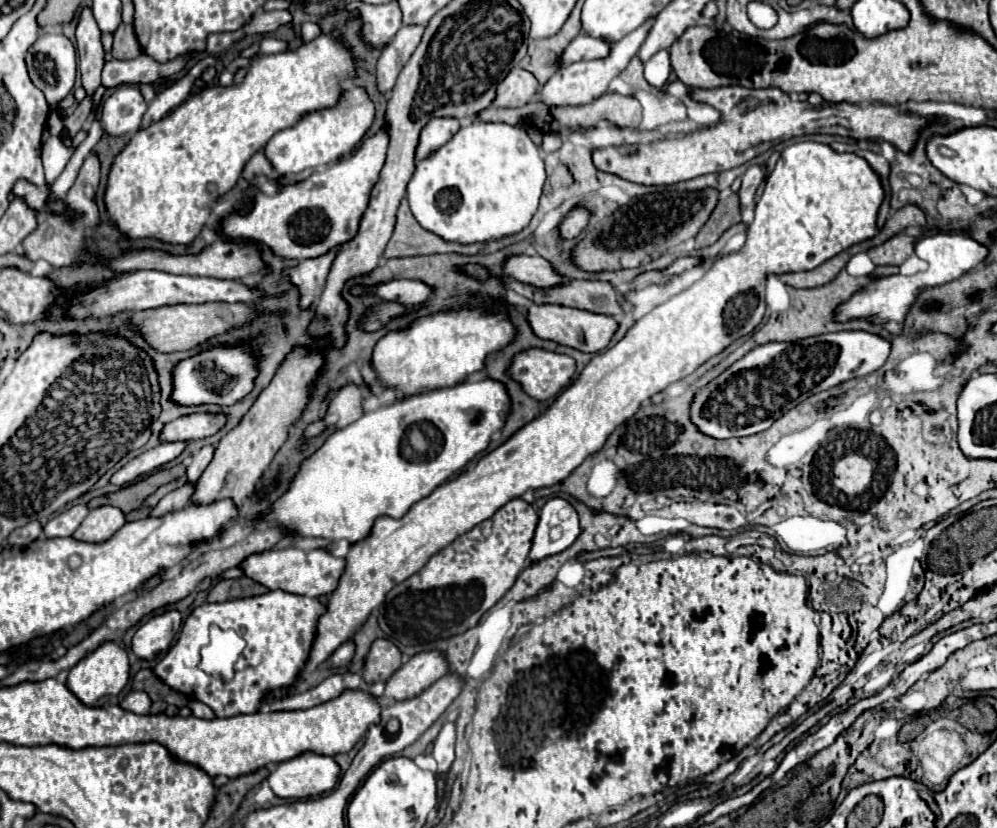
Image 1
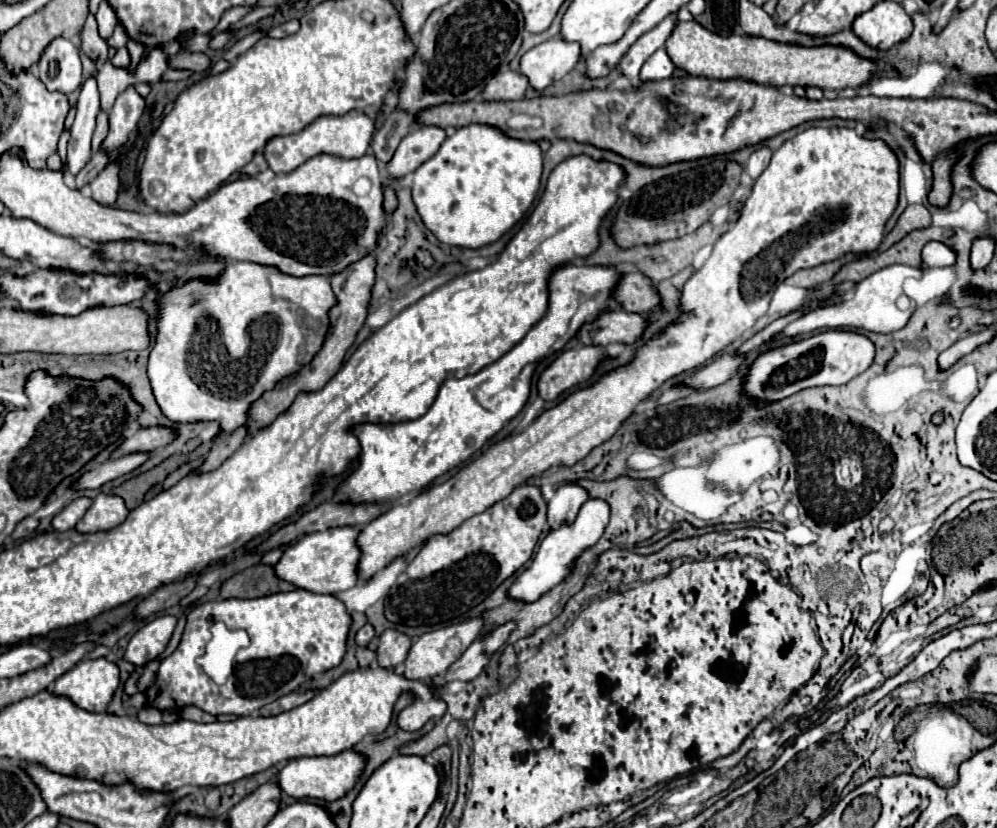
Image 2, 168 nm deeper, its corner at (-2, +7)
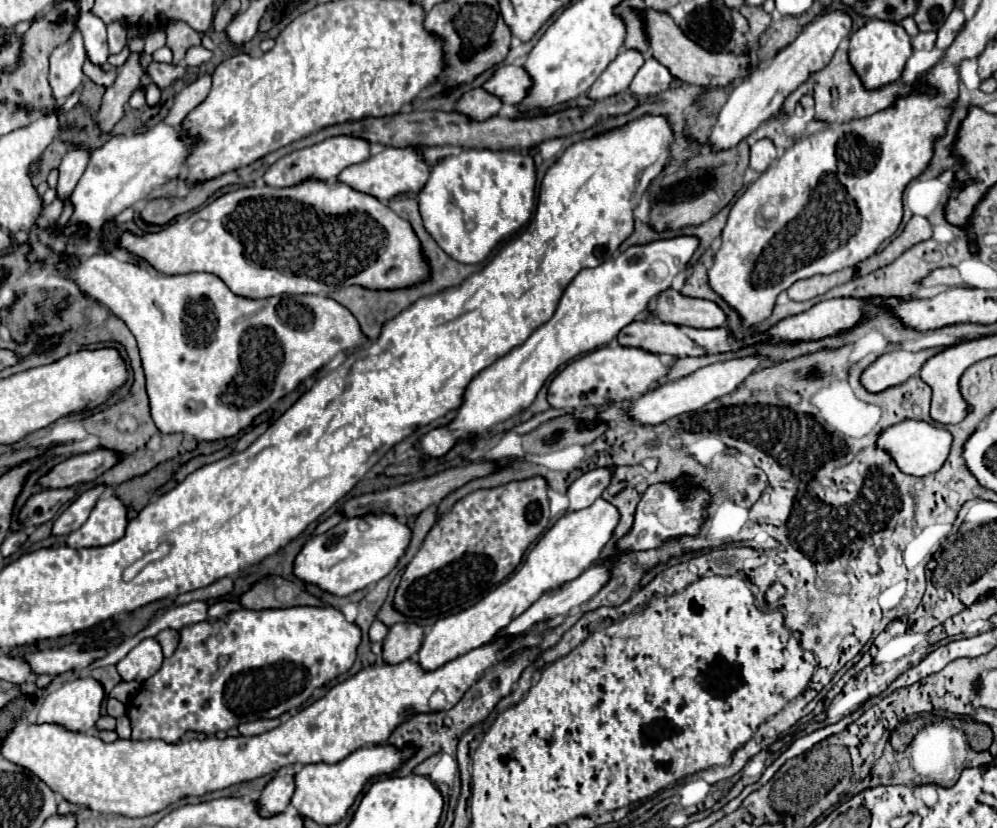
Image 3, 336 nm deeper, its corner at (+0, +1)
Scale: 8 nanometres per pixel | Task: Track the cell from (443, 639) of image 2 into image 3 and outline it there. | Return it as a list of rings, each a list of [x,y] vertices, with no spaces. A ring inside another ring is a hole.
[[[597,498],[591,506],[567,512],[561,516],[535,544],[535,548],[525,558],[523,566],[509,576],[501,586],[491,590],[485,598],[481,598],[473,608],[447,616],[433,624],[433,628],[423,636],[423,644],[417,652],[417,664],[425,670],[437,670],[443,664],[487,644],[505,624],[513,618],[521,616],[533,602],[537,602],[545,592],[553,588],[561,588],[561,584],[575,580],[581,576],[601,554],[603,546],[609,542],[613,528],[619,522],[619,512],[613,504],[603,498]]]

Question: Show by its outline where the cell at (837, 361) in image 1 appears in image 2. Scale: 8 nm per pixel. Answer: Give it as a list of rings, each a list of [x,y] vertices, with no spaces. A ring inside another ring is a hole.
[[[821,332],[807,340],[791,342],[773,350],[767,350],[761,354],[747,378],[745,378],[745,392],[751,396],[751,400],[783,400],[803,388],[811,386],[827,386],[827,384],[847,384],[861,372],[869,368],[873,362],[875,346],[869,338],[853,332]]]

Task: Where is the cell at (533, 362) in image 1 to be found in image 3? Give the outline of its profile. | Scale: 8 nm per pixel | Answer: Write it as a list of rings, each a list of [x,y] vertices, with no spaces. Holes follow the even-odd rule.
[[[617,342],[605,344],[571,360],[549,384],[547,402],[553,408],[585,408],[585,406],[603,406],[607,402],[623,402],[633,400],[645,394],[657,380],[661,380],[667,372],[667,364],[663,364],[655,354],[649,354],[639,348],[625,348]]]

